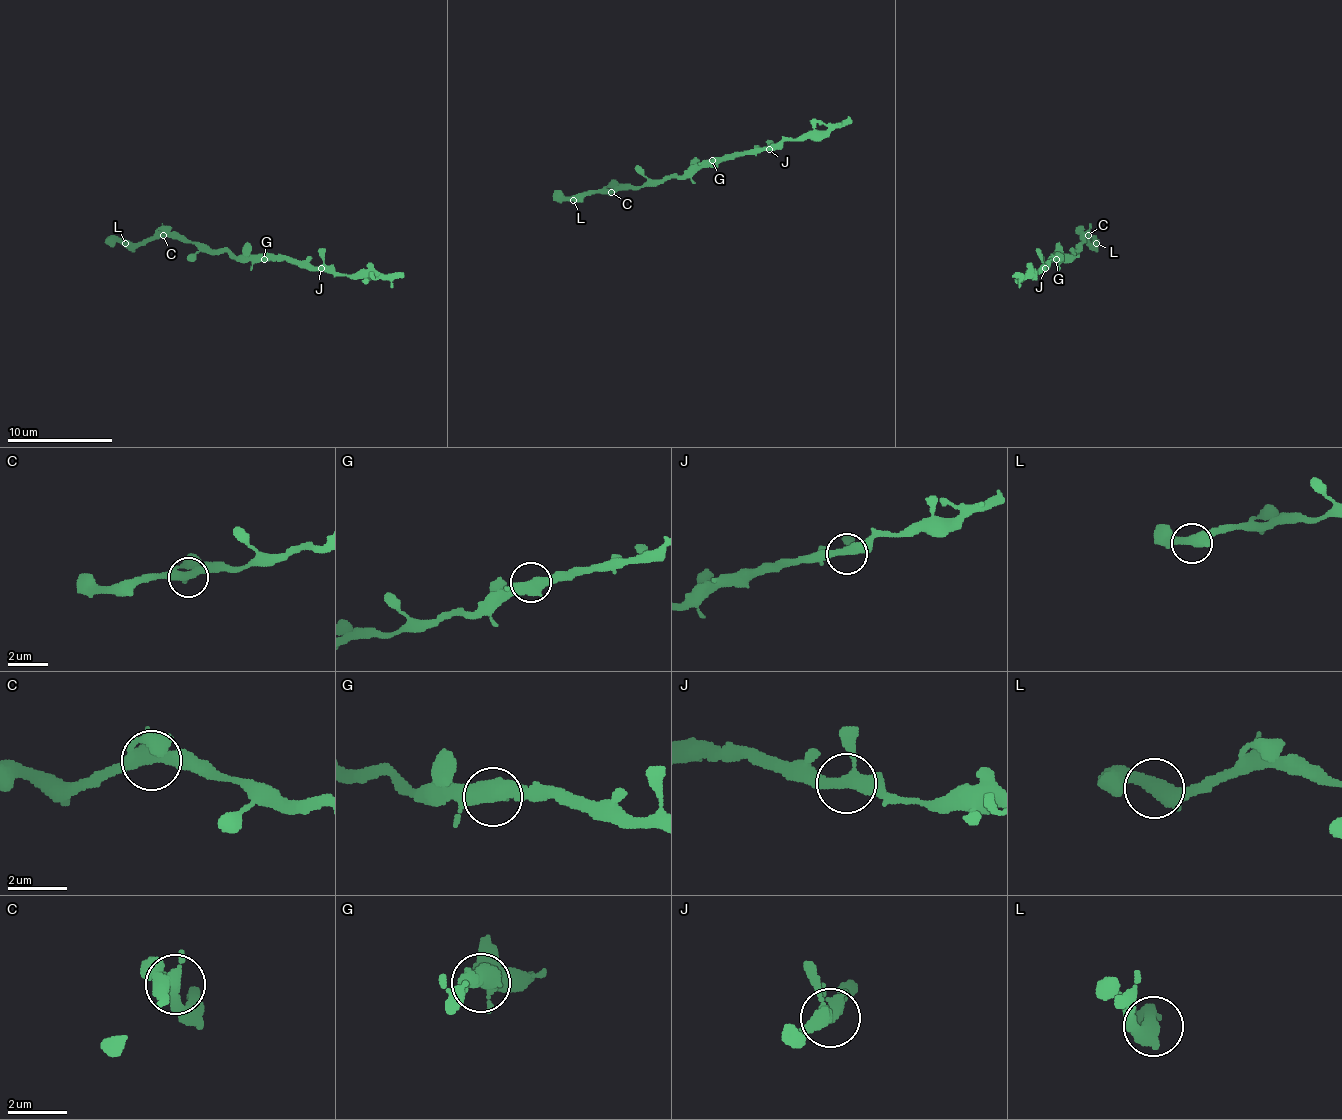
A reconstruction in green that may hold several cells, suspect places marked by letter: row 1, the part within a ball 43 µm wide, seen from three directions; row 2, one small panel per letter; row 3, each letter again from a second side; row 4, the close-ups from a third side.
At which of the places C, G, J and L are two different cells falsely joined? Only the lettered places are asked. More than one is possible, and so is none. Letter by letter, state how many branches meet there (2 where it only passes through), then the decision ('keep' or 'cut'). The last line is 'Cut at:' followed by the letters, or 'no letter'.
C: 3 branches meet; keep
G: 3 branches meet; keep
J: 3 branches meet; keep
L: 2 branches meet; keep
Cut at: no letter

